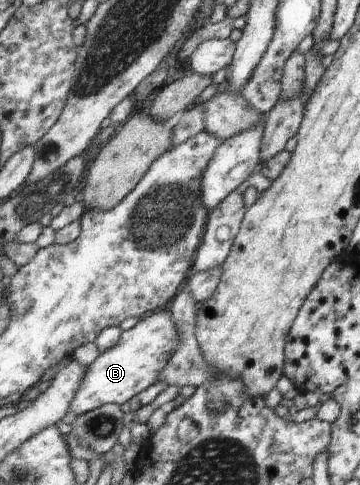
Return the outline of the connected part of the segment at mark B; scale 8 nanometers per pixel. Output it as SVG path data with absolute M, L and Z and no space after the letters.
M167 310L152 315L144 315L140 321L127 331L122 331L120 339L109 350L99 353L88 367L76 395L70 401L68 411L80 416L108 404L122 405L134 395L142 393L154 384L173 357L179 344L177 325Z

